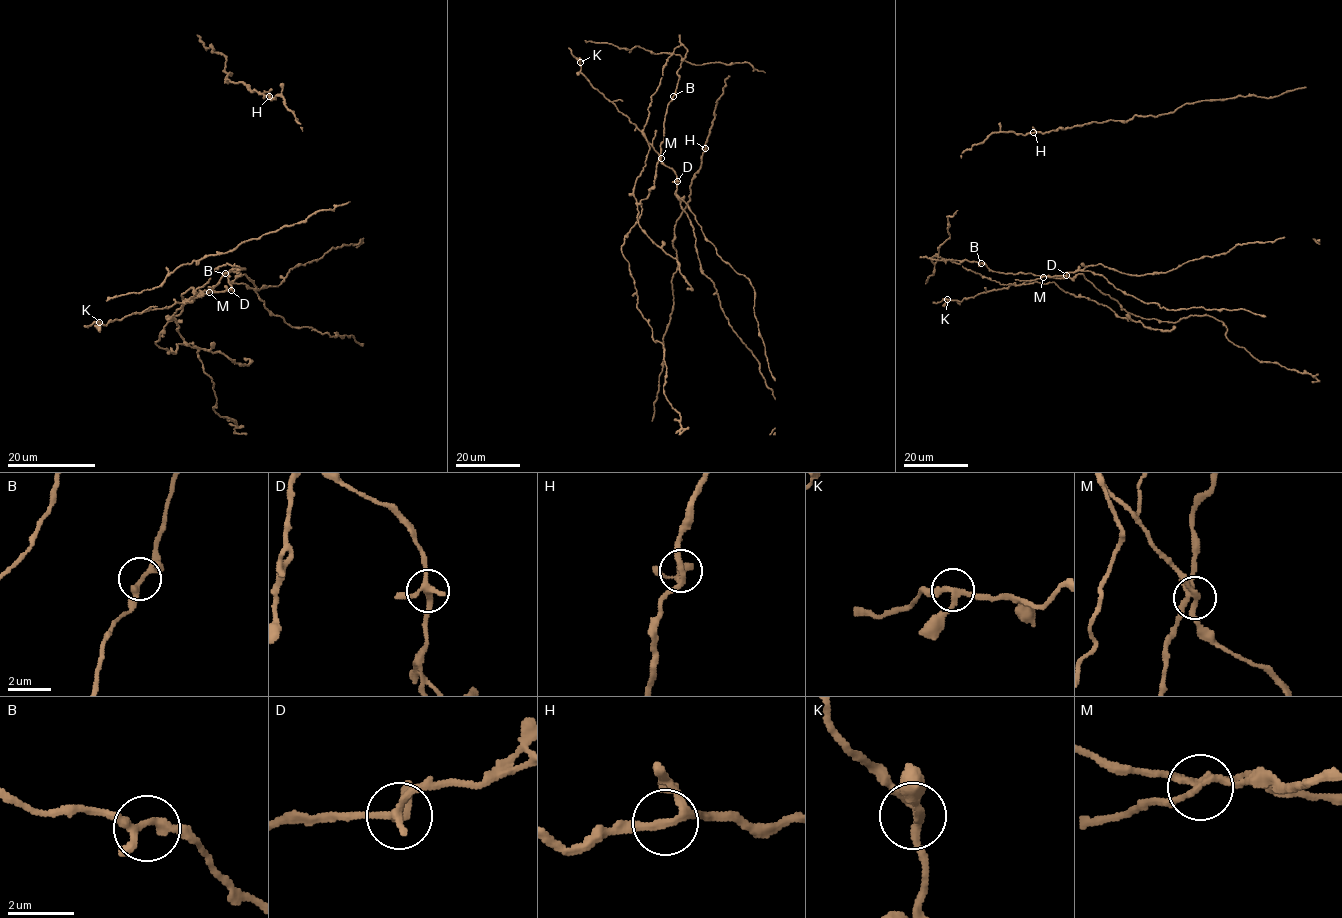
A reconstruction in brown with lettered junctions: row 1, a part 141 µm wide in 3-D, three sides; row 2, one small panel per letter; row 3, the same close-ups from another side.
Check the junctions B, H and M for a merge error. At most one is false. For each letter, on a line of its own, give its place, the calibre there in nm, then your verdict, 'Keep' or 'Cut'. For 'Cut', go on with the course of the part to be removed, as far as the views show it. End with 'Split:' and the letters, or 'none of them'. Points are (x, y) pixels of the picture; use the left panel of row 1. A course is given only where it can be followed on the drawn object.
B: Place: (225, 273). Thickness 240 nm. Keep
H: Place: (269, 96). Thickness 240 nm. Keep
M: Place: (209, 292). Thickness 240 nm. Cut
Split: M

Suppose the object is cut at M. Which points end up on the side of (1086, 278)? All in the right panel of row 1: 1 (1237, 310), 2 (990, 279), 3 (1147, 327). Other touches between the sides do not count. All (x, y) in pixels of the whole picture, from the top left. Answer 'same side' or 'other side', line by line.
1: other side
2: same side
3: same side

